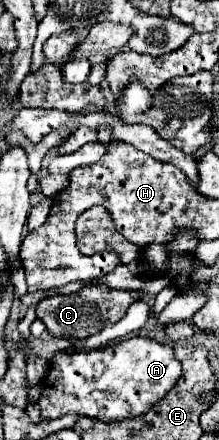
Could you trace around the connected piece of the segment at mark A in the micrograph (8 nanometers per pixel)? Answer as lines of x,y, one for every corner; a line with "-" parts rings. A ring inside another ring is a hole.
132,337
132,339
126,339
126,341
124,341
124,339
122,339
122,341
112,341
112,343
108,343
106,347
94,349
94,351
74,351
74,353
70,353
70,355
68,355
66,351
58,351
58,353
54,355
52,363
50,363
50,371
48,371
48,375
46,375
46,387
44,387
44,391
42,391
42,397
40,397
38,405
40,405
40,409
42,409
42,417
44,417
44,419
58,419
58,417
64,417
64,415
68,415
68,413
76,413
76,415
84,415
84,417
92,417
92,419
100,419
100,421
110,421
110,423
114,423
114,421
124,421
124,419
134,419
134,417
142,417
144,413
148,413
150,407
154,407
154,405
178,383
180,375
182,375
182,365
180,365
180,361
174,357
172,347
170,347
170,345
160,345
158,341
146,339
146,337

